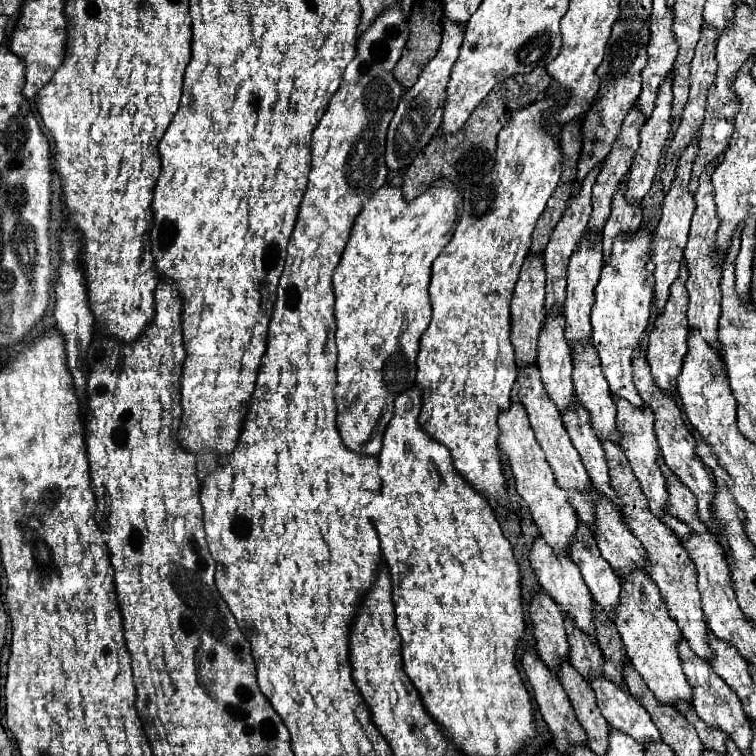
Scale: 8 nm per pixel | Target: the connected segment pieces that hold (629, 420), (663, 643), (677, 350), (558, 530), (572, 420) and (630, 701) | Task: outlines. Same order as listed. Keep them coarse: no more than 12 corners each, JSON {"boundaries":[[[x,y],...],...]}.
{"boundaries":[[[617,399],[617,429],[637,481],[681,541],[695,535],[667,513],[653,411]],[[647,573],[621,583],[615,625],[663,705],[691,705],[683,639]],[[683,265],[647,345],[653,381],[677,391],[687,347]],[[521,403],[499,415],[499,449],[541,537],[569,553],[577,517]],[[573,401],[563,415],[571,443],[593,487],[617,509],[601,441],[589,413]],[[605,677],[591,687],[611,727],[641,745],[661,741],[649,713]]]}

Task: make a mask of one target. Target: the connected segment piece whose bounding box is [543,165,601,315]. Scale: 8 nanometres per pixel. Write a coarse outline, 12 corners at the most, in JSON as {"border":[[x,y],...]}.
{"border":[[601,165],[589,171],[569,201],[543,253],[547,315],[565,301],[569,257],[591,217],[591,189]]}

